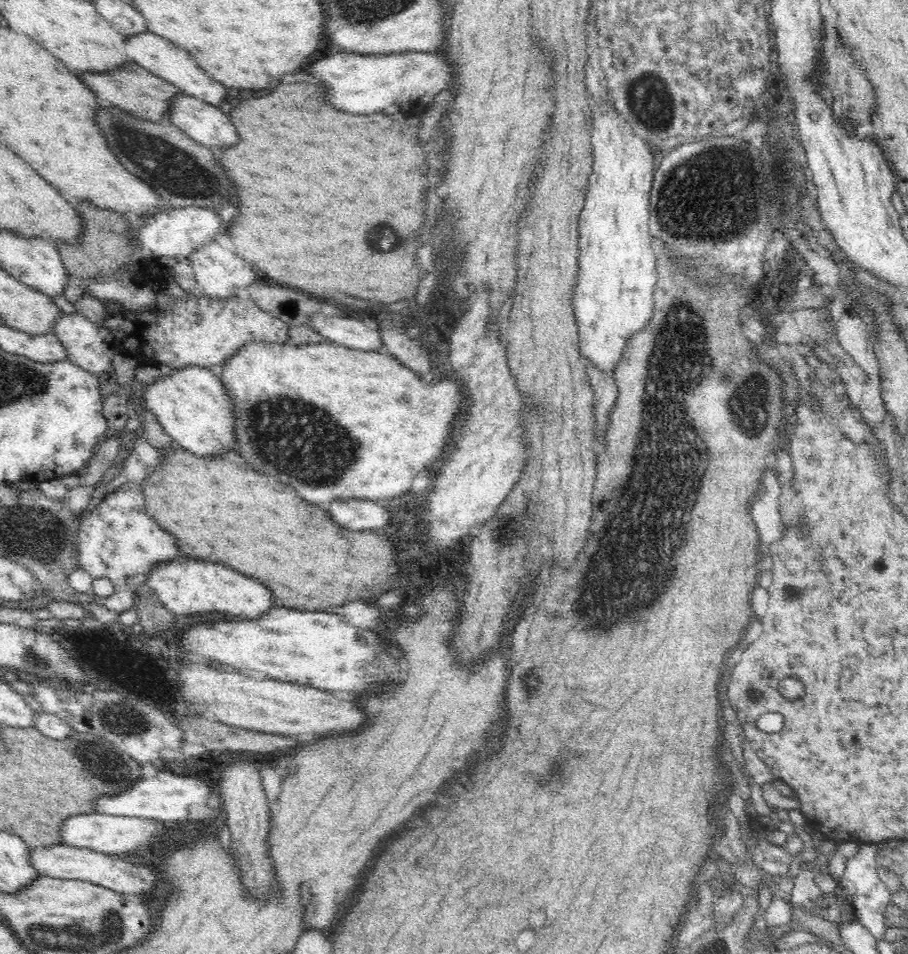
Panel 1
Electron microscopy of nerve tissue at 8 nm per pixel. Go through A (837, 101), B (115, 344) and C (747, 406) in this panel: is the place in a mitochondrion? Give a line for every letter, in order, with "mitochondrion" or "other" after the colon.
A: other
B: other
C: mitochondrion

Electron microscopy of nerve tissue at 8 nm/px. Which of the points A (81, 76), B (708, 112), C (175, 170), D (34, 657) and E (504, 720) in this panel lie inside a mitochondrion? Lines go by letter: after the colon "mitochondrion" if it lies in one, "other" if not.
A: other
B: other
C: mitochondrion
D: mitochondrion
E: other

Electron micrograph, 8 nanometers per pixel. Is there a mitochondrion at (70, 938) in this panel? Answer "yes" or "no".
yes

